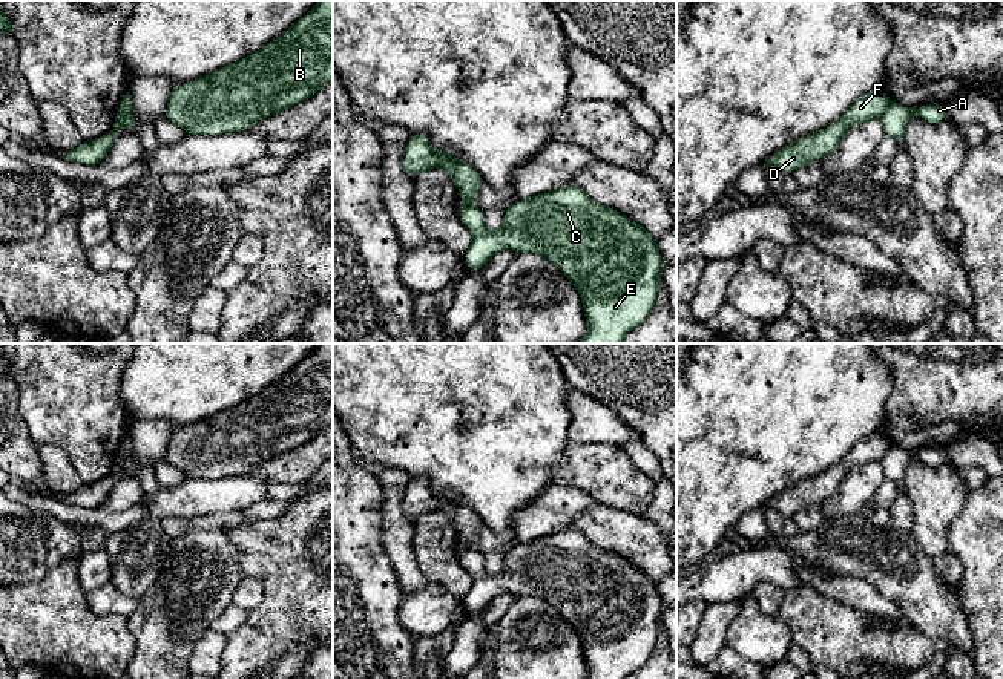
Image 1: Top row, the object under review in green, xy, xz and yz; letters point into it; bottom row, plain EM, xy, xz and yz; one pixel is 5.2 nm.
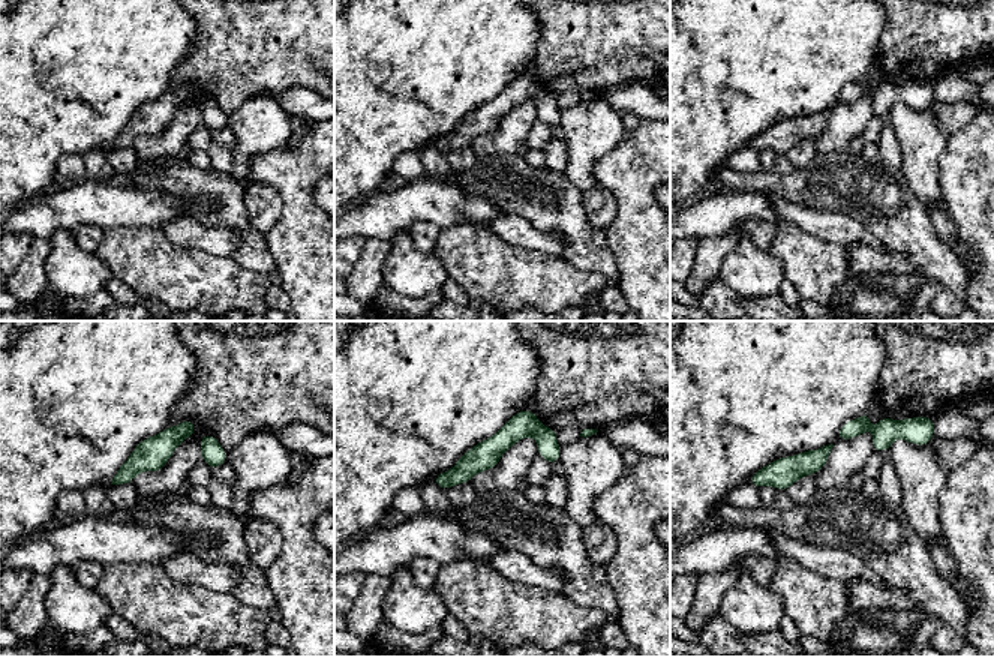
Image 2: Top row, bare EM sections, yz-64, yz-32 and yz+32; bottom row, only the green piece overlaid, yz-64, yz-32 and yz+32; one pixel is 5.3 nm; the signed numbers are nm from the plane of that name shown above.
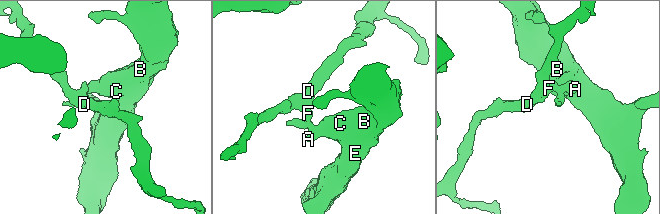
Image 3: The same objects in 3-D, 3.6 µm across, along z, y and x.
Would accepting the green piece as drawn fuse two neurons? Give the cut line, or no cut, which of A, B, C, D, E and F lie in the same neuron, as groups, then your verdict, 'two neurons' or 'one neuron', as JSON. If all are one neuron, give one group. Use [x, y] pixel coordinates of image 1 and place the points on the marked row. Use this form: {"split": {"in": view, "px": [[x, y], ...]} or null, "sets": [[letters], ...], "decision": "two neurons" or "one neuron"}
{"split": {"in": "yz", "px": [[890, 101], [881, 117]]}, "sets": [["A", "B", "C", "E"], ["D", "F"]], "decision": "two neurons"}

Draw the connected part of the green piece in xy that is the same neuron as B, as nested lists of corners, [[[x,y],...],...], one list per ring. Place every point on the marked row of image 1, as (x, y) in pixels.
[[[321,0],[259,51],[172,87],[164,116],[187,135],[247,132],[256,121],[307,101],[333,80],[333,0]]]

